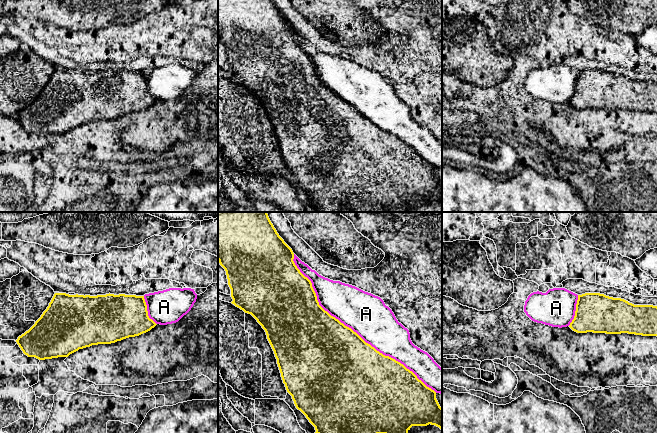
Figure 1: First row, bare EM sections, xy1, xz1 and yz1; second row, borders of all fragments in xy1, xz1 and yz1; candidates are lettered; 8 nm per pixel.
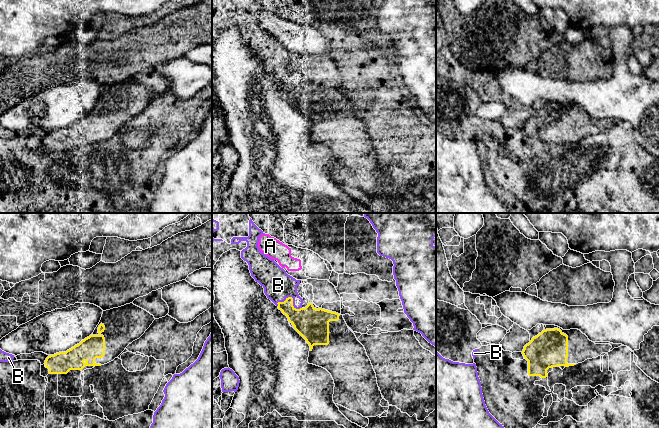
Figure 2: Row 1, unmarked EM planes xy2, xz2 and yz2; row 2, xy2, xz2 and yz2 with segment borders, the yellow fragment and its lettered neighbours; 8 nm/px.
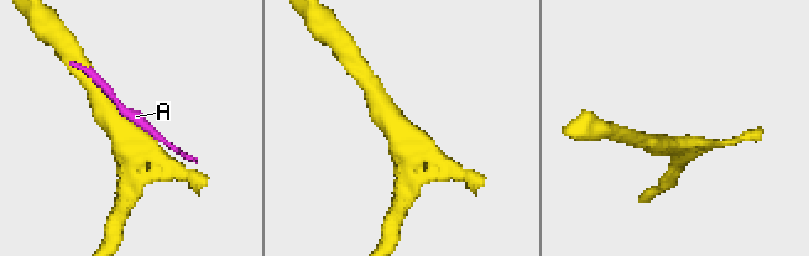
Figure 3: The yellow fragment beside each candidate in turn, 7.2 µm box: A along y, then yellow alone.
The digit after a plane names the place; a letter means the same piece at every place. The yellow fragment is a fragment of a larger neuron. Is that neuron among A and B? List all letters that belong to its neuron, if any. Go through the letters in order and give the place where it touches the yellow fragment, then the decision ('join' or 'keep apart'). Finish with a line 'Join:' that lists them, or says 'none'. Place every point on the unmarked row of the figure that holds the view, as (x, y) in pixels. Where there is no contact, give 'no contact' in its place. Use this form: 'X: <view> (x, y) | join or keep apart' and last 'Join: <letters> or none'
A: xz1 (352, 106) | keep apart
B: xz2 (292, 74) | keep apart
Join: none

